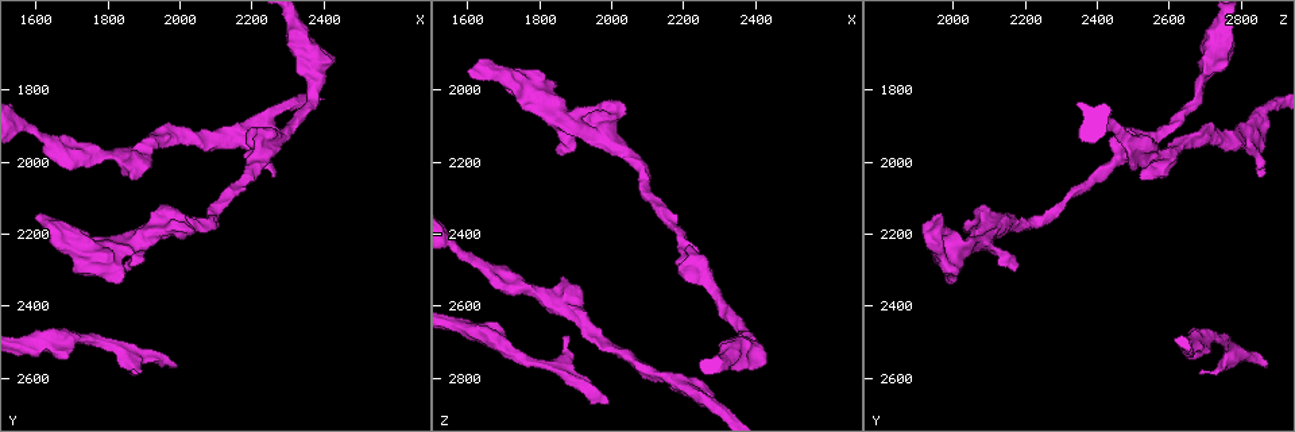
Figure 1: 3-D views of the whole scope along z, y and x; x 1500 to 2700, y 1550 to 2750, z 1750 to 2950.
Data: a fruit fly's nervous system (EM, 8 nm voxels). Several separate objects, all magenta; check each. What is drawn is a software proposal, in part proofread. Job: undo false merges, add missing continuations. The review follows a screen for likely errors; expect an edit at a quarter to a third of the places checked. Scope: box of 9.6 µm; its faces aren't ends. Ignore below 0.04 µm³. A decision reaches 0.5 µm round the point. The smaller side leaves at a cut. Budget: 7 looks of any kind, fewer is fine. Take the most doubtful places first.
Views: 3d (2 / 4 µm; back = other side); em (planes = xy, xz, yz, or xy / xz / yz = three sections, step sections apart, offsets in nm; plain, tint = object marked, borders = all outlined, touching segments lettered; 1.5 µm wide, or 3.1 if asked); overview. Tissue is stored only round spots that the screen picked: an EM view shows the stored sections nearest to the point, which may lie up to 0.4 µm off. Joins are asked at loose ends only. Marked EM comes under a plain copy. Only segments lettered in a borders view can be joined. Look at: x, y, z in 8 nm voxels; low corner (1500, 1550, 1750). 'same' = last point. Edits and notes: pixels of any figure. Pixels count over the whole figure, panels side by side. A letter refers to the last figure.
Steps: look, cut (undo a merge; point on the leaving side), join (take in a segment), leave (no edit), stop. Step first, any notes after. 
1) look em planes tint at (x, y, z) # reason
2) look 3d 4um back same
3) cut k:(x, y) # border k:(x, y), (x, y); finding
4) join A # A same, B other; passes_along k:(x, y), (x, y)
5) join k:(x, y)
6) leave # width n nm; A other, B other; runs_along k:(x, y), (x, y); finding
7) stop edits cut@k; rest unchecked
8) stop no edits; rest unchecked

look em planes borders at (1820, 2330, 1990) # free end

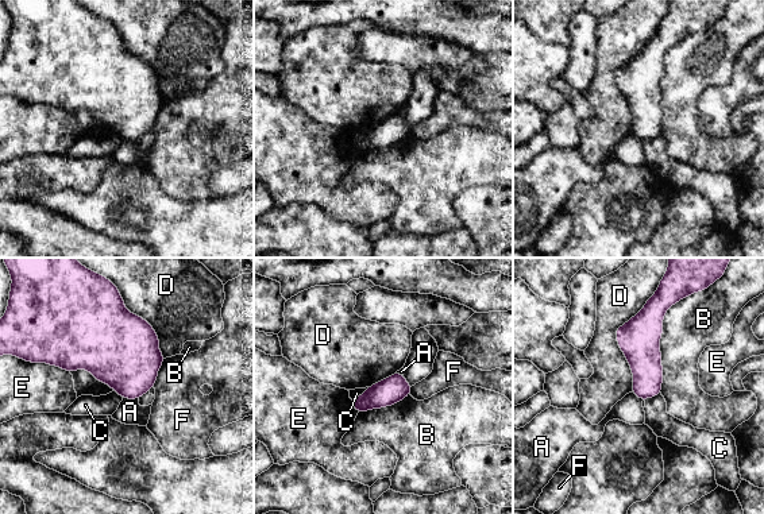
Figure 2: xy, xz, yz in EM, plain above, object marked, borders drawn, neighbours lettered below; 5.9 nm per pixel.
leave # A other, B other, C other, D other, E other, F other; border 2:(653, 294), (616, 331), (631, 391); none of them fits

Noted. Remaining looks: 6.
look 3d 4um back at (1600, 2150, 1950) # free end

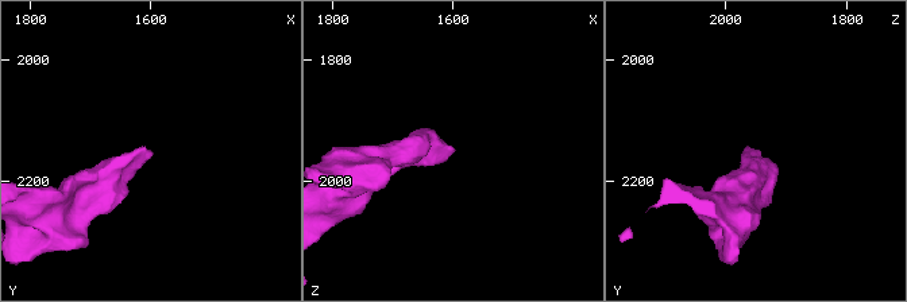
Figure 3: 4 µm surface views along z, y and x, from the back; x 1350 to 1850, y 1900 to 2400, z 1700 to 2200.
look em xy step 8 borders at (1600, 2150, 1955)

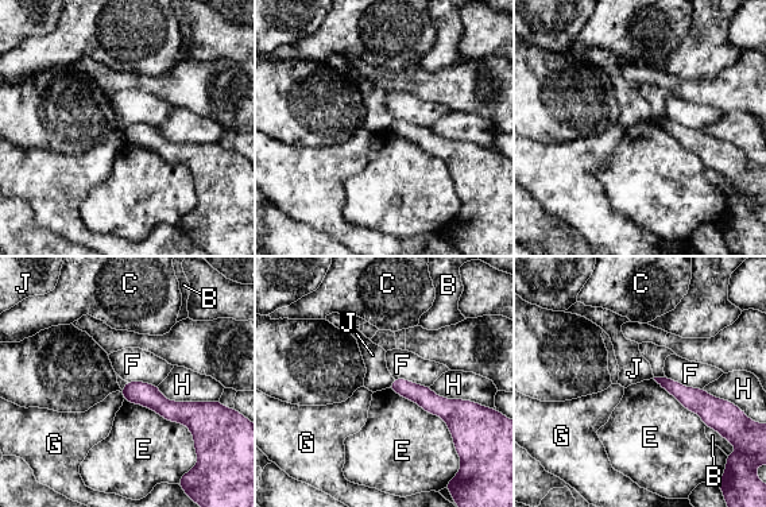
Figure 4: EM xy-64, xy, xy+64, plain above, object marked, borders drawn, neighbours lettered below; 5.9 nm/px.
leave # B other, C other, E other, F other, G other, H other, J other; border 4:(394, 379), (389, 387); no lettered segment goes on from it

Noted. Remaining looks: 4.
look 3d 2um at (2270, 2040, 2870) # an open end

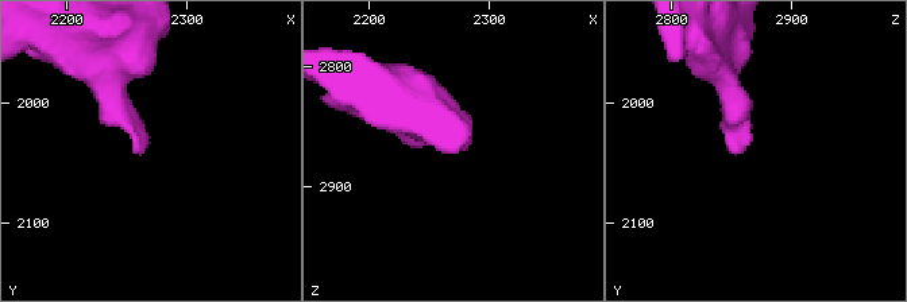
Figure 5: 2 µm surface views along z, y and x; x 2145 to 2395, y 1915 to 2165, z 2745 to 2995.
look em planes tint at (2266, 2040, 2862)

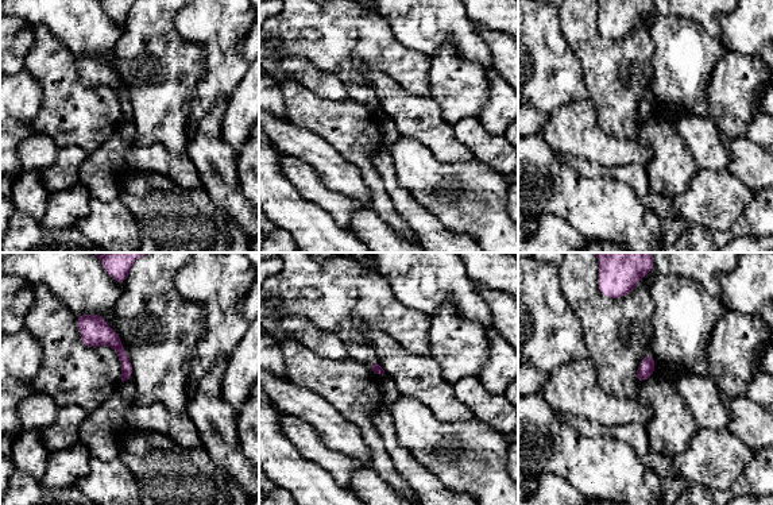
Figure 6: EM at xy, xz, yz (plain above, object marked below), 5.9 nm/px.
look em planes borders same # see the neighbours

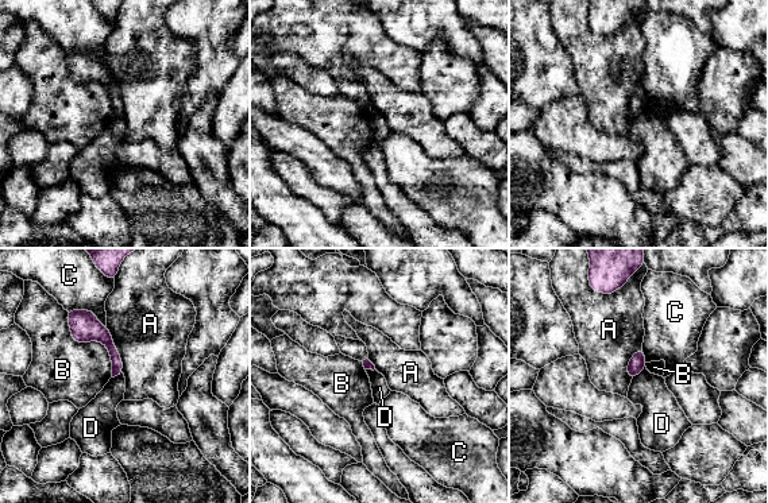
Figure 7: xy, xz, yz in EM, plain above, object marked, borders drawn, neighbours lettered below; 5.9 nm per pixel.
leave # longest_contact B 480 nm; A other, B other, C other, D other; no lettered segment goes on from it

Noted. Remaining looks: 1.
stop no edits; rest unchecked

